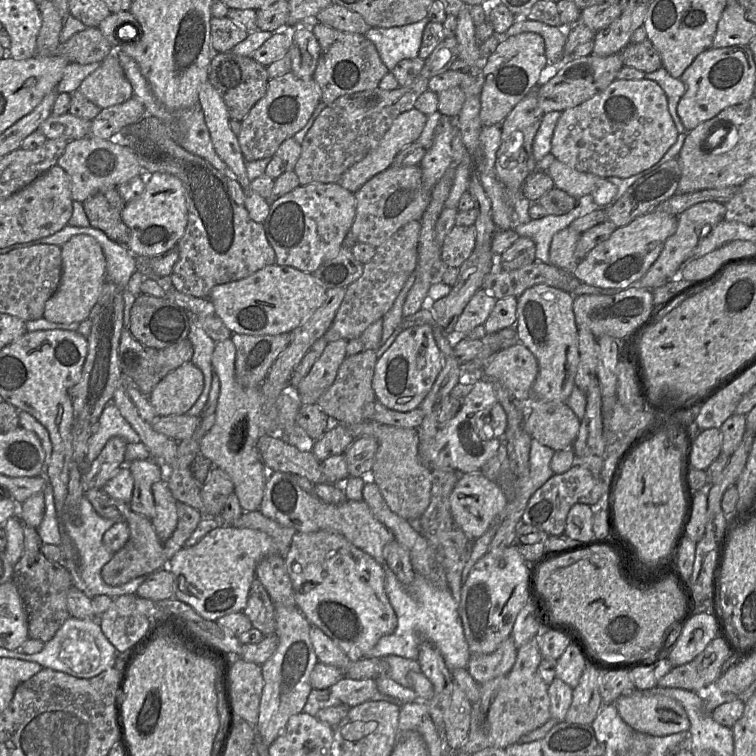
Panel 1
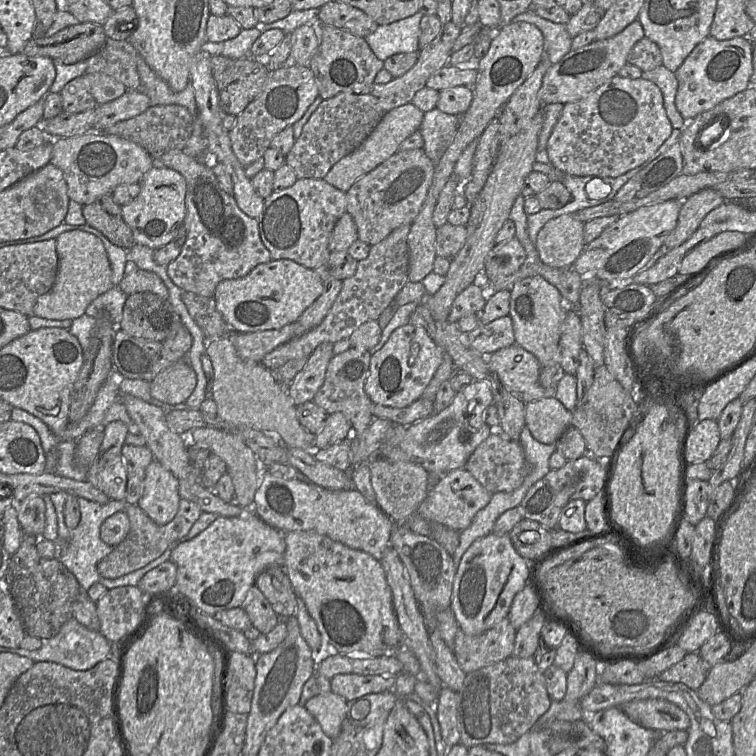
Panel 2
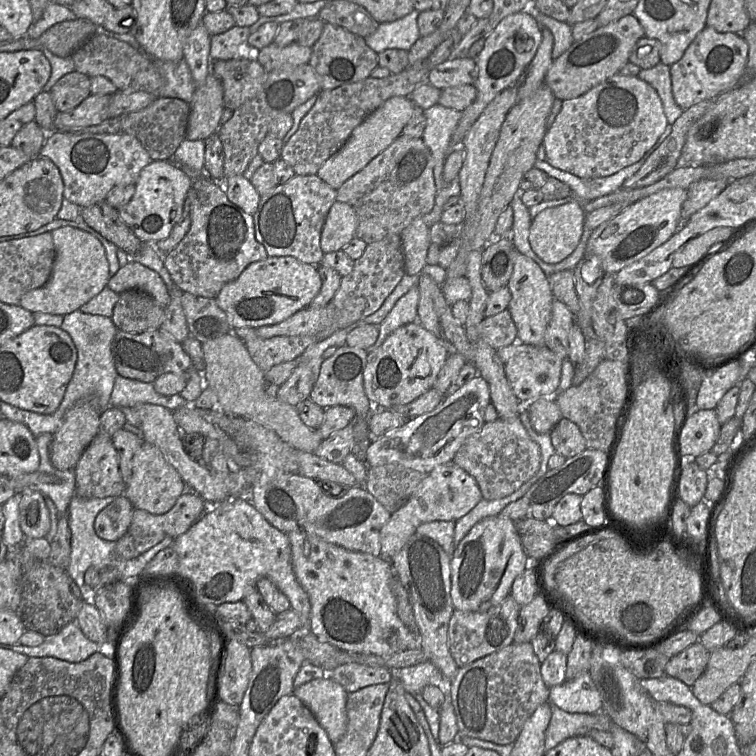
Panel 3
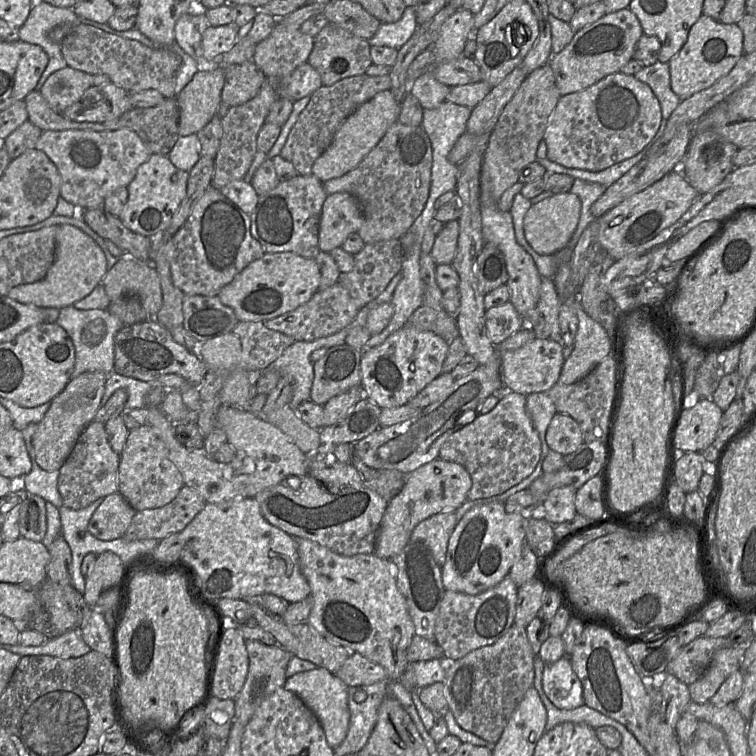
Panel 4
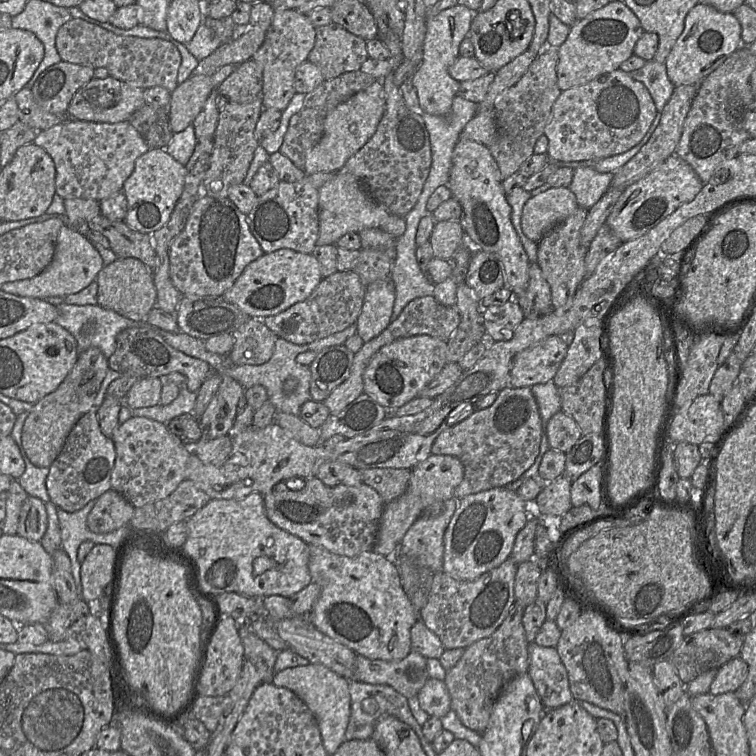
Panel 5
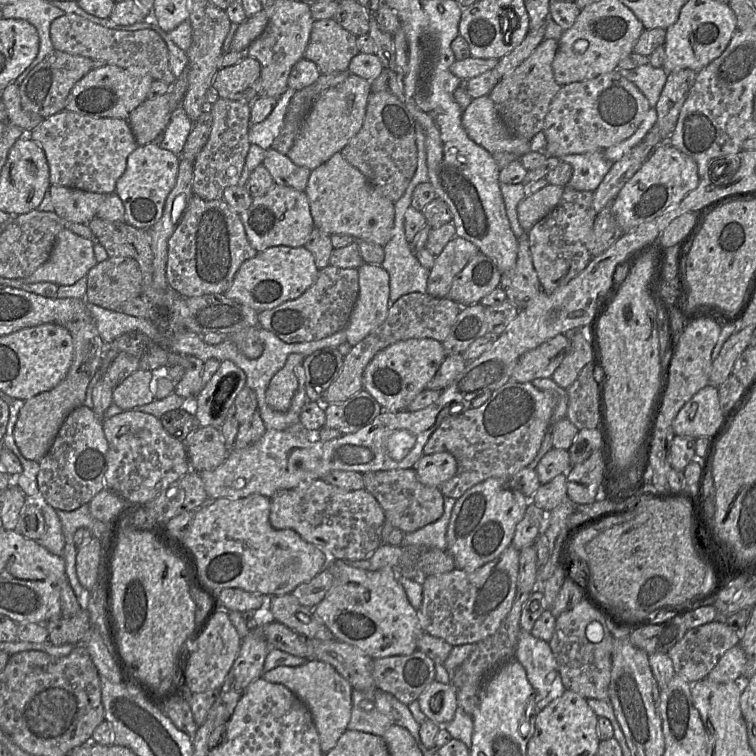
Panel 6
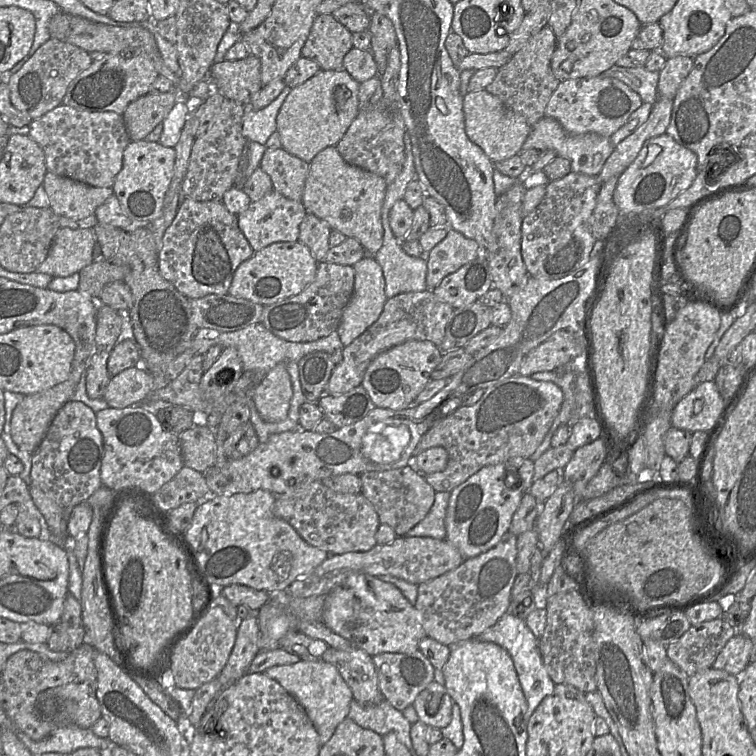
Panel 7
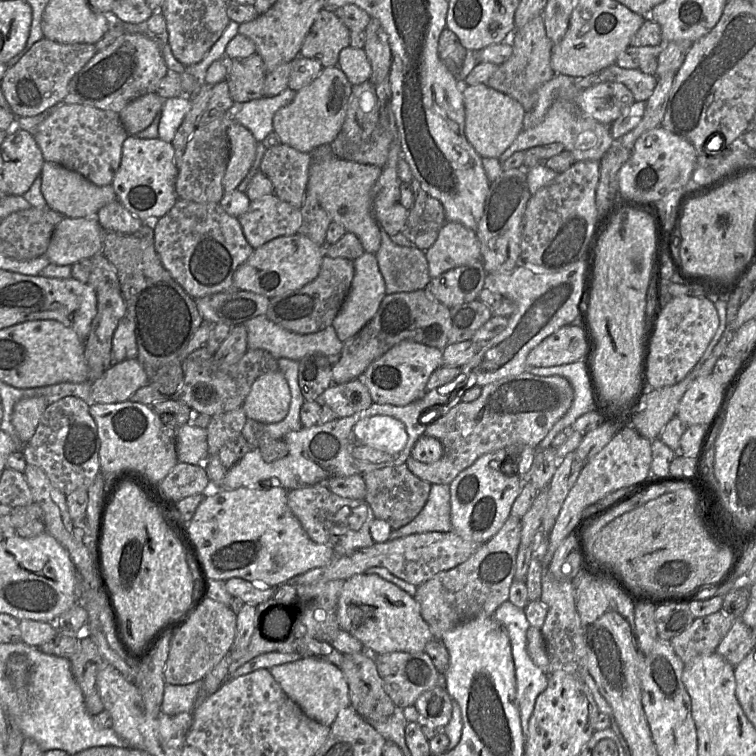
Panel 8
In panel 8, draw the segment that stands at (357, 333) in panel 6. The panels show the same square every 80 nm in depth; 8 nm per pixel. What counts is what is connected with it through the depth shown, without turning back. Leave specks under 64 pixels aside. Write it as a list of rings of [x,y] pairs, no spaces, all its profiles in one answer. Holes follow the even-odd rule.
[[[365,252],[353,265],[350,291],[332,323],[342,342],[357,334],[375,316],[386,296],[375,254]]]

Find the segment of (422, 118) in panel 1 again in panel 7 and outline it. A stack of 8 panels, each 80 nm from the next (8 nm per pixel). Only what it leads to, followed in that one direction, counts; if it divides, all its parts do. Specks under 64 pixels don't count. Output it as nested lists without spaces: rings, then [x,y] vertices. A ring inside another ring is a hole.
[[[320,70],[303,84],[292,88],[276,118],[282,147],[310,162],[324,148],[336,146],[359,113],[360,83],[345,70]]]

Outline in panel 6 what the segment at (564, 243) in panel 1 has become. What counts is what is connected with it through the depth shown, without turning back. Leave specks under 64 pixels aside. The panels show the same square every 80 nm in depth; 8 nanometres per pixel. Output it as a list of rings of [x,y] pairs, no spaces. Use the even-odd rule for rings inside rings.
[[[547,184],[535,193],[527,195],[517,207],[520,226],[528,232],[546,217],[560,202],[564,187]]]

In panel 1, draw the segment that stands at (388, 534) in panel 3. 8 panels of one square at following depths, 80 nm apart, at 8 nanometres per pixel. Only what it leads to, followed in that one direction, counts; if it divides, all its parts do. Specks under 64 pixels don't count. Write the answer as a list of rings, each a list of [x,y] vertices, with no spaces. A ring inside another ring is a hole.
[[[463,473],[450,495],[450,510],[454,521],[472,540],[481,537],[492,525],[500,525],[498,517],[508,504],[500,486],[481,473]]]

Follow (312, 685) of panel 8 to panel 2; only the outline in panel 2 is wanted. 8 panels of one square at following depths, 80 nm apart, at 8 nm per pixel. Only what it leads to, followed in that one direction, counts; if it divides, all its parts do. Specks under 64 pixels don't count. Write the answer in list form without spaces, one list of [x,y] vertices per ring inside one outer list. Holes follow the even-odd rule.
[[[329,691],[310,698],[304,706],[329,738],[335,739],[339,735],[347,706],[343,697]]]

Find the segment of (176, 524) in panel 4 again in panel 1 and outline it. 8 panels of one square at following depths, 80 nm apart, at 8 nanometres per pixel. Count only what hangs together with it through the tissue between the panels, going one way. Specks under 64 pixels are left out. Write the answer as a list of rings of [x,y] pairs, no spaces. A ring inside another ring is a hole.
[[[177,502],[177,514],[178,522],[174,533],[168,540],[162,541],[151,520],[131,510],[126,520],[130,528],[130,537],[126,544],[103,566],[101,570],[103,580],[112,586],[121,585],[139,576],[148,576],[167,567],[170,559],[184,547],[202,519],[199,510],[183,502]]]

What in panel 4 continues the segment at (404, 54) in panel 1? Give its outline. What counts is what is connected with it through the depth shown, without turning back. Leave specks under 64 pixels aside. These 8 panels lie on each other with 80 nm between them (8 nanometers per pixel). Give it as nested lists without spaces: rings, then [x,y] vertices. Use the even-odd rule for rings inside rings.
[[[406,7],[401,19],[394,23],[381,23],[376,34],[368,41],[370,46],[401,48],[418,27],[416,7]]]

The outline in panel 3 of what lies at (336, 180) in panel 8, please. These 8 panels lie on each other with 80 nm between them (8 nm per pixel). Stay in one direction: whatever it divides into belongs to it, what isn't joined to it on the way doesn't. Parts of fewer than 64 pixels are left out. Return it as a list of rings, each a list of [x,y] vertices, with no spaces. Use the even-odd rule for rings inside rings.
[[[336,201],[330,208],[322,232],[321,249],[326,253],[343,250],[356,236],[357,215],[349,204]]]

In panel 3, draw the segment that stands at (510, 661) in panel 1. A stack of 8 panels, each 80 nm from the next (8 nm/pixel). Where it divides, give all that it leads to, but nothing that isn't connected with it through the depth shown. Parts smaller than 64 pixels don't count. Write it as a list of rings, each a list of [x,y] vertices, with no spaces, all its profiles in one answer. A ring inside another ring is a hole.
[[[511,595],[486,610],[464,612],[454,609],[448,627],[448,647],[458,667],[468,665],[514,643],[519,609]]]

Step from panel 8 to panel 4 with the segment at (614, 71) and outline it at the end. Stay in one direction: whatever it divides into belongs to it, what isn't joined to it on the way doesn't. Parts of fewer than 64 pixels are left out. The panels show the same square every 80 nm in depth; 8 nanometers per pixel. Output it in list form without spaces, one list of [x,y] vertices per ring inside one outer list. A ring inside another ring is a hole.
[[[657,61],[653,65],[643,67],[633,76],[650,86],[659,100],[662,116],[668,121],[681,102],[671,88],[669,64]]]

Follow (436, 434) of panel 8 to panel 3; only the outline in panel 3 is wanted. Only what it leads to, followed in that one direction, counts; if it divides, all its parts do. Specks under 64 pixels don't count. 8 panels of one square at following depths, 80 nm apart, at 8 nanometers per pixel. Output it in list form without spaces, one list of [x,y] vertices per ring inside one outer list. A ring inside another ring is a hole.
[[[499,417],[494,422],[485,422],[479,431],[469,436],[455,454],[452,462],[475,478],[483,499],[494,500],[510,495],[533,477],[539,470],[540,461],[540,447],[530,437],[520,418]]]

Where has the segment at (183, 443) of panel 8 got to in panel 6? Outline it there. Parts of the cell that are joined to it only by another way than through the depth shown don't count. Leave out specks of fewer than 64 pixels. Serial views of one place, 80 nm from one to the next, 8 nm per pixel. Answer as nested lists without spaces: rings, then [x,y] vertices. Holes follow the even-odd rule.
[[[200,426],[190,432],[183,441],[191,470],[213,470],[228,457],[230,450],[220,430],[213,426]]]

